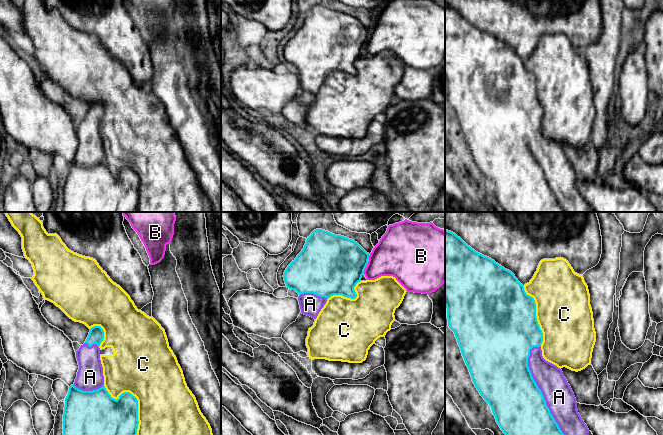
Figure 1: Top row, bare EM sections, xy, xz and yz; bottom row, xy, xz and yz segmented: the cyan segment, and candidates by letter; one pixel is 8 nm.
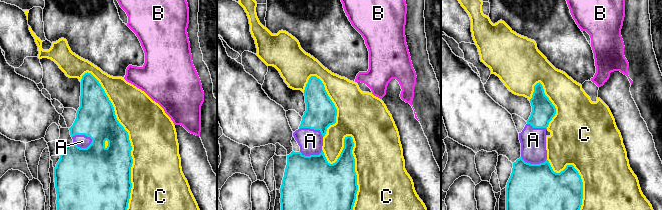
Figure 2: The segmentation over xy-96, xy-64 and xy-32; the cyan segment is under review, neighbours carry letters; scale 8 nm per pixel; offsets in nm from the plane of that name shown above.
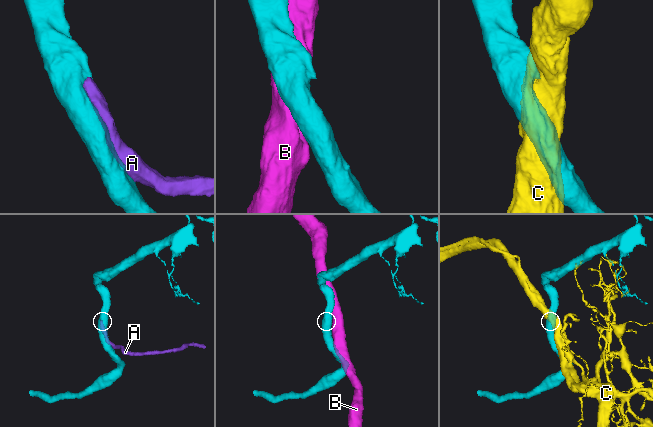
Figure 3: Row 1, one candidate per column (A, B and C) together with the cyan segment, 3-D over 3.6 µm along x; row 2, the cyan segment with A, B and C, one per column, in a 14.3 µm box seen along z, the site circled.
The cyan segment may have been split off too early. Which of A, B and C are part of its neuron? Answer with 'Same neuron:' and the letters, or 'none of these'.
Same neuron: A

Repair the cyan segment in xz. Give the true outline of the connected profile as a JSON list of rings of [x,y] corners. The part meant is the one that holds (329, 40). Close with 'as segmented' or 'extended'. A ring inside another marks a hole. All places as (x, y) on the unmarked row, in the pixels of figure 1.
[[[322,5],[314,6],[283,51],[286,63],[299,70],[301,89],[316,95],[331,72],[342,71],[355,75],[357,70],[354,63],[361,57],[369,32],[370,30],[352,15]]] | extended

